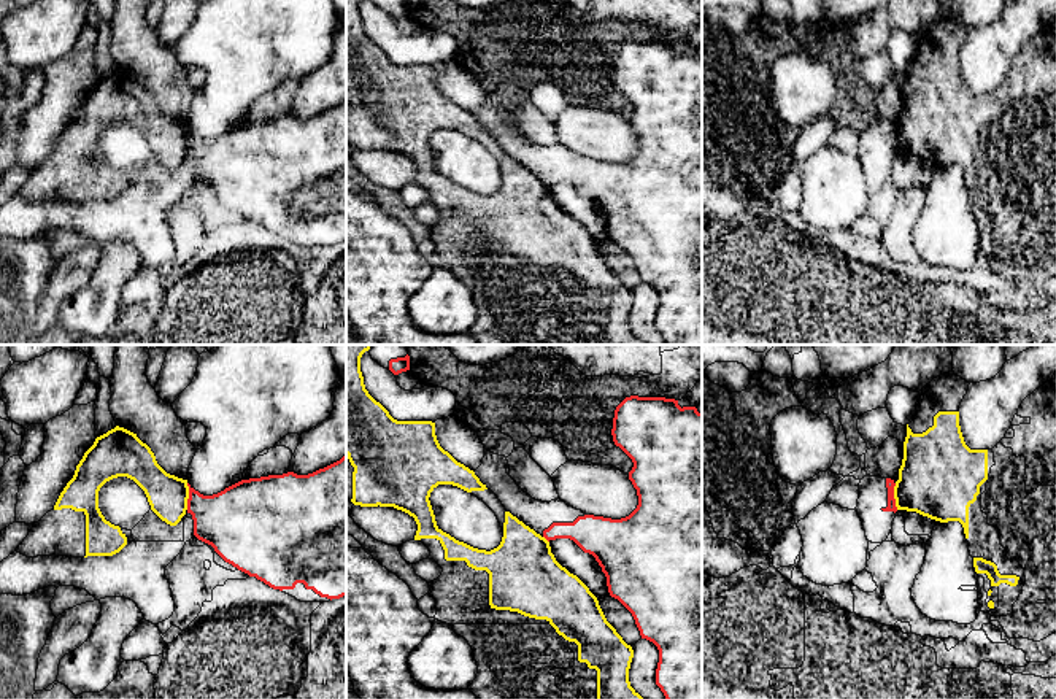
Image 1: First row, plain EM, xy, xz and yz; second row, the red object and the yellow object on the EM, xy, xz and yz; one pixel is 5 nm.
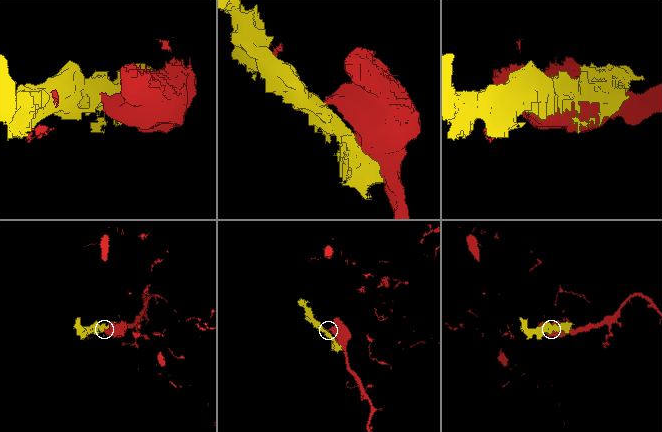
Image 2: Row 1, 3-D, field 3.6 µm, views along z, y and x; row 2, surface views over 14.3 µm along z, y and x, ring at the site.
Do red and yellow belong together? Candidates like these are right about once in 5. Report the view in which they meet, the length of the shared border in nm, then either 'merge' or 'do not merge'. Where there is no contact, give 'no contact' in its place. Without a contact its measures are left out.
meets red in xy; contact 140 nm long; do not merge

